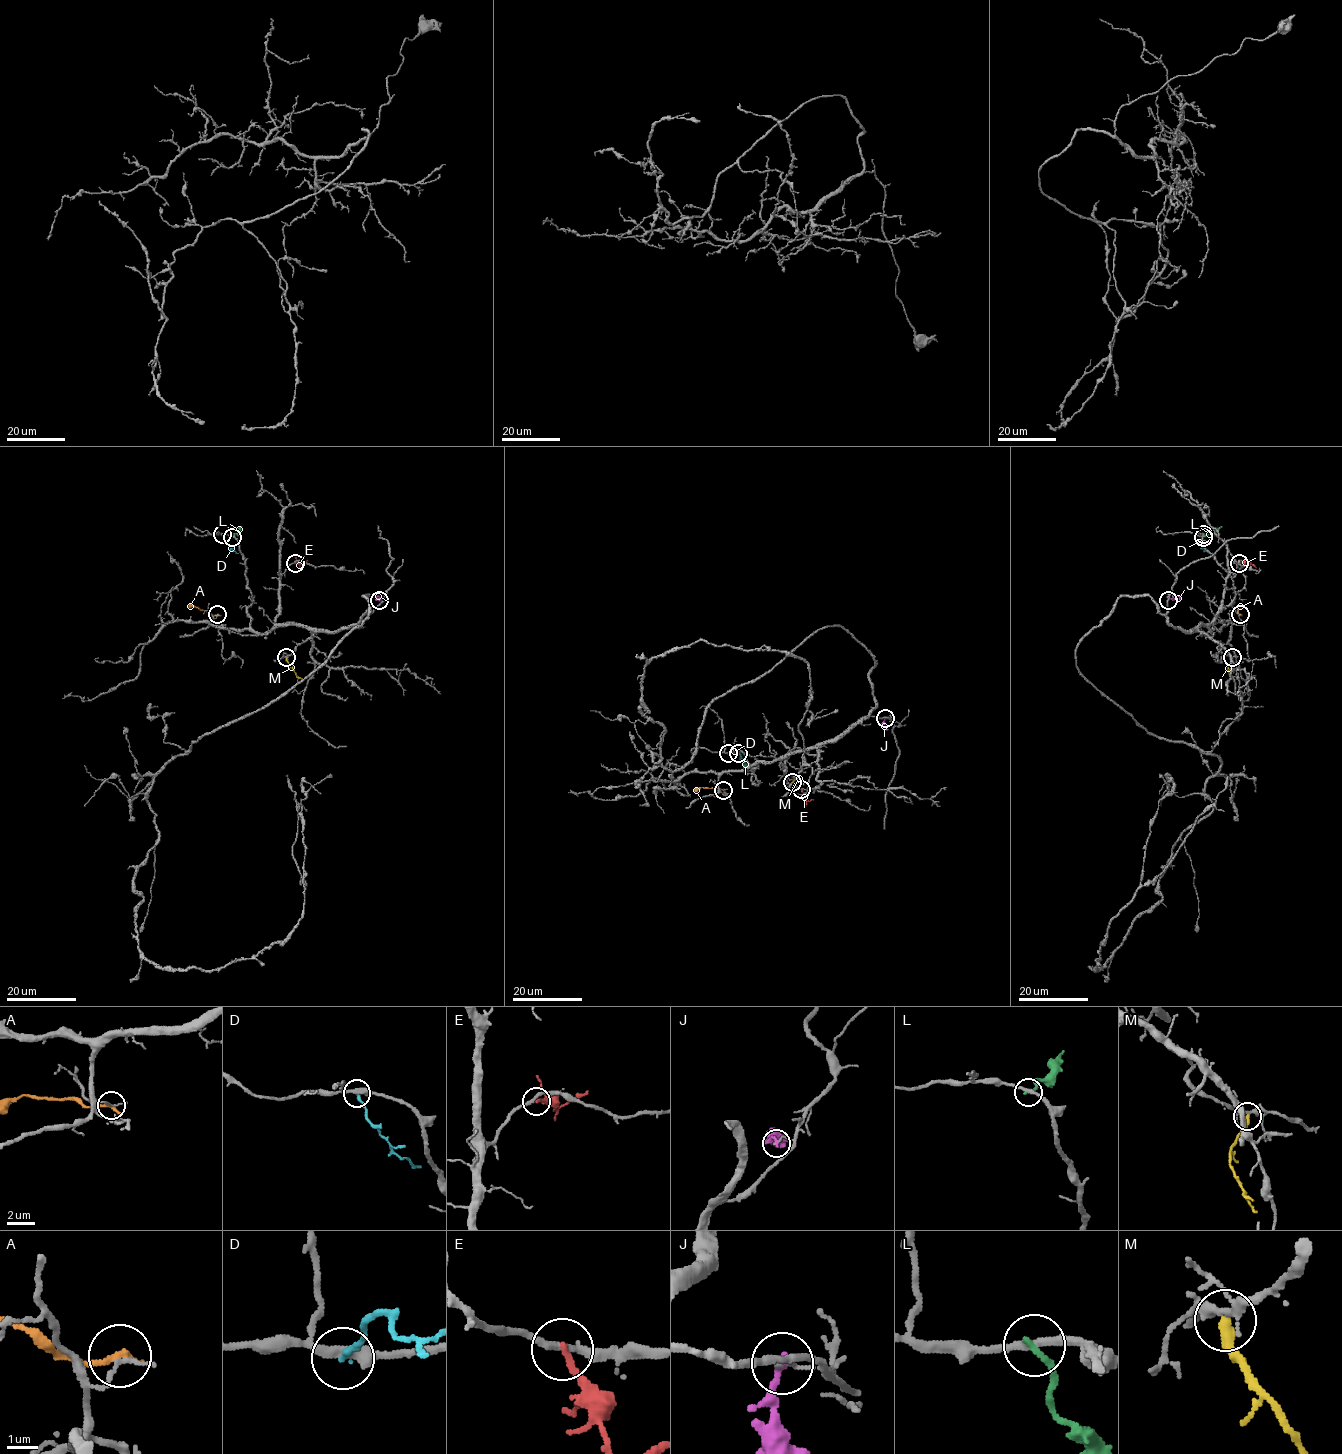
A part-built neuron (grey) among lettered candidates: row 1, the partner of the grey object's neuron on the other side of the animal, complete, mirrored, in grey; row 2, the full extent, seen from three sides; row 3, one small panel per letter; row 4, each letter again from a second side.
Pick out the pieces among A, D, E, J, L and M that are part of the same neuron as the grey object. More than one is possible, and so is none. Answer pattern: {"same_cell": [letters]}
{"same_cell": []}

